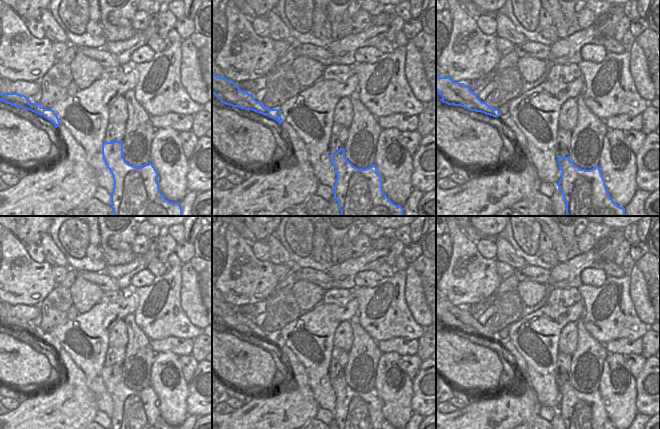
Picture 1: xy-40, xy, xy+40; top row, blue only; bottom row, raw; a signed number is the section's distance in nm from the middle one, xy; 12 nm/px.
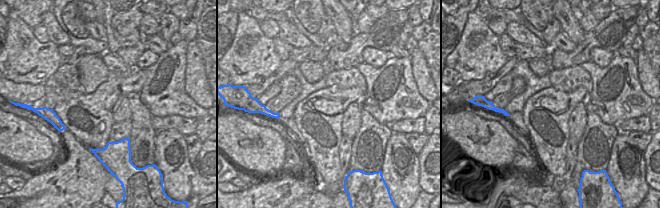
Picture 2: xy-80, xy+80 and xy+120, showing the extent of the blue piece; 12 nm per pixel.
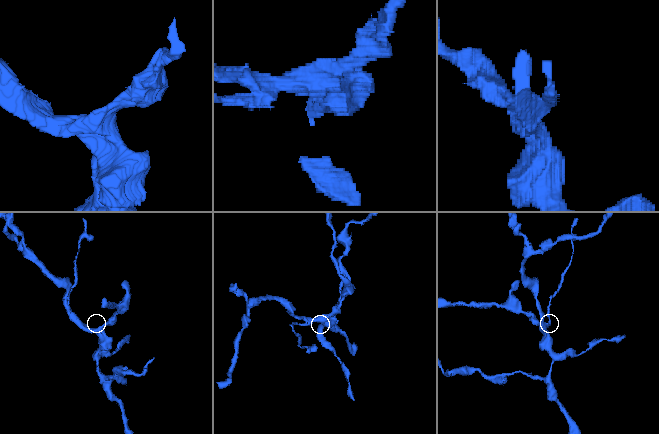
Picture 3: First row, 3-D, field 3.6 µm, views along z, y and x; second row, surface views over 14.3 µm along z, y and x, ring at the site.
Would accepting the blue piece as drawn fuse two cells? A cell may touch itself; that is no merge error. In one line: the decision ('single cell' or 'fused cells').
fused cells

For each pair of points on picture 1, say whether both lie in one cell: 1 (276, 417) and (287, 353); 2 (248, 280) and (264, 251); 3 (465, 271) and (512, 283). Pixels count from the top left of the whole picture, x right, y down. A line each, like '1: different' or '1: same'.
1: same
2: different
3: different

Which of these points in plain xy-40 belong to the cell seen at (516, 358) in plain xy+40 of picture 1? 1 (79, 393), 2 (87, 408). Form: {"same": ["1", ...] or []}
{"same": ["1", "2"]}

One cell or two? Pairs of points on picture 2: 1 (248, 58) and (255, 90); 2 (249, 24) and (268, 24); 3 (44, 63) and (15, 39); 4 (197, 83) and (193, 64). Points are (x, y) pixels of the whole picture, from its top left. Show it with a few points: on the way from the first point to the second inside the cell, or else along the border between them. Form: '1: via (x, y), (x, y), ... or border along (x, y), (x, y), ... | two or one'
1: border along (274, 72), (258, 83), (245, 86) | two
2: border along (258, 21), (261, 31), (267, 37), (273, 39) | two
3: via (36, 62), (21, 47) | one
4: via (196, 78), (195, 69) | one

